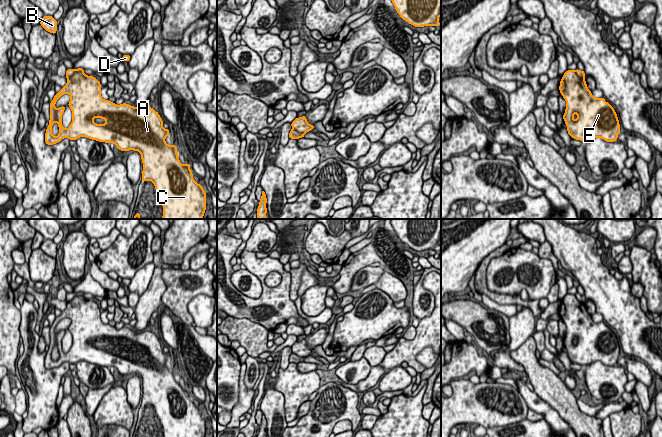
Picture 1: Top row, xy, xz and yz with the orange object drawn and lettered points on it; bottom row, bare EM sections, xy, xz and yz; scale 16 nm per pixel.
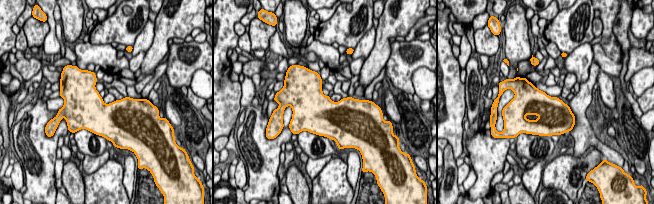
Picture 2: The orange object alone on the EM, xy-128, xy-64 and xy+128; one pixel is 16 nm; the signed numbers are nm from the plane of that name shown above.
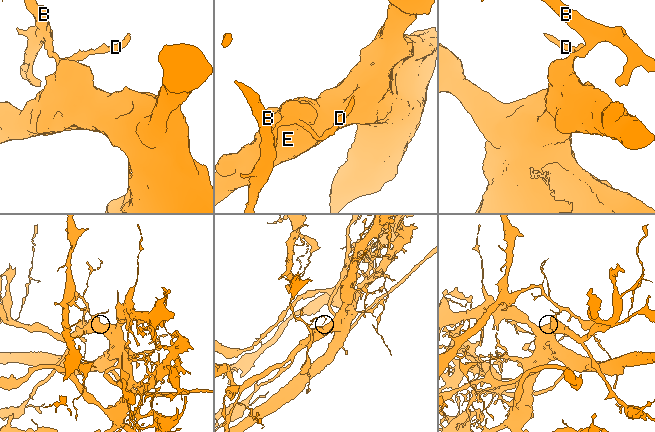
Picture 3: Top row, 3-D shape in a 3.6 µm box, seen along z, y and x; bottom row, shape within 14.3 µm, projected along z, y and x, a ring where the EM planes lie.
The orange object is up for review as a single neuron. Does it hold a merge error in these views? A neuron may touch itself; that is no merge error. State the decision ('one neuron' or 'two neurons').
two neurons

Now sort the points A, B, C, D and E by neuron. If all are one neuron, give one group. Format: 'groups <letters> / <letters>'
groups A C E / B D

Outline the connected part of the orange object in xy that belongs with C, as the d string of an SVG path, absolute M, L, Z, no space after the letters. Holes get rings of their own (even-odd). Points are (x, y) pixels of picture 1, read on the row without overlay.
M76 296L71 301L67 302L67 307L62 313L56 317L53 324L50 326L50 344L45 357L45 367L53 369L59 367L62 363L68 362L70 364L77 364L79 361L86 361L92 364L105 367L114 367L121 375L139 375L143 387L142 405L152 405L156 416L160 420L163 430L163 437L205 437L206 434L206 416L201 408L195 406L193 397L190 393L190 388L183 389L178 382L177 370L169 369L165 366L165 362L169 359L170 354L163 352L163 345L158 336L156 336L149 329L144 331L134 331L126 327L117 329L109 324L104 324L101 320L101 308L94 300L88 300L84 296ZM64 318L69 318L71 323L68 327L72 335L72 346L67 353L62 349L62 339L65 330L58 333L55 332L57 324ZM92 343L105 343L105 348L97 348ZM57 346L59 351L59 358L54 361L52 359L52 350Z

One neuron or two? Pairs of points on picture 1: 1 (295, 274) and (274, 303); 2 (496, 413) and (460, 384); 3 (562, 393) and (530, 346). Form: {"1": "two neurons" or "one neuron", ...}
{"1": "two neurons", "2": "one neuron", "3": "one neuron"}

